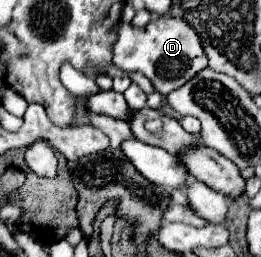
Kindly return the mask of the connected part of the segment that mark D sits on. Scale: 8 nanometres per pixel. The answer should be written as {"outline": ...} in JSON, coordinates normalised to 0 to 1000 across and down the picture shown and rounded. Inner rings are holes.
{"outline":[[[609,62],[548,109],[464,86],[448,125],[456,148],[433,179],[433,249],[464,272],[548,280],[586,319],[594,350],[625,374],[693,342],[709,319],[724,319],[747,296],[747,280],[793,265],[793,218],[778,202],[770,148],[701,70]]]}

